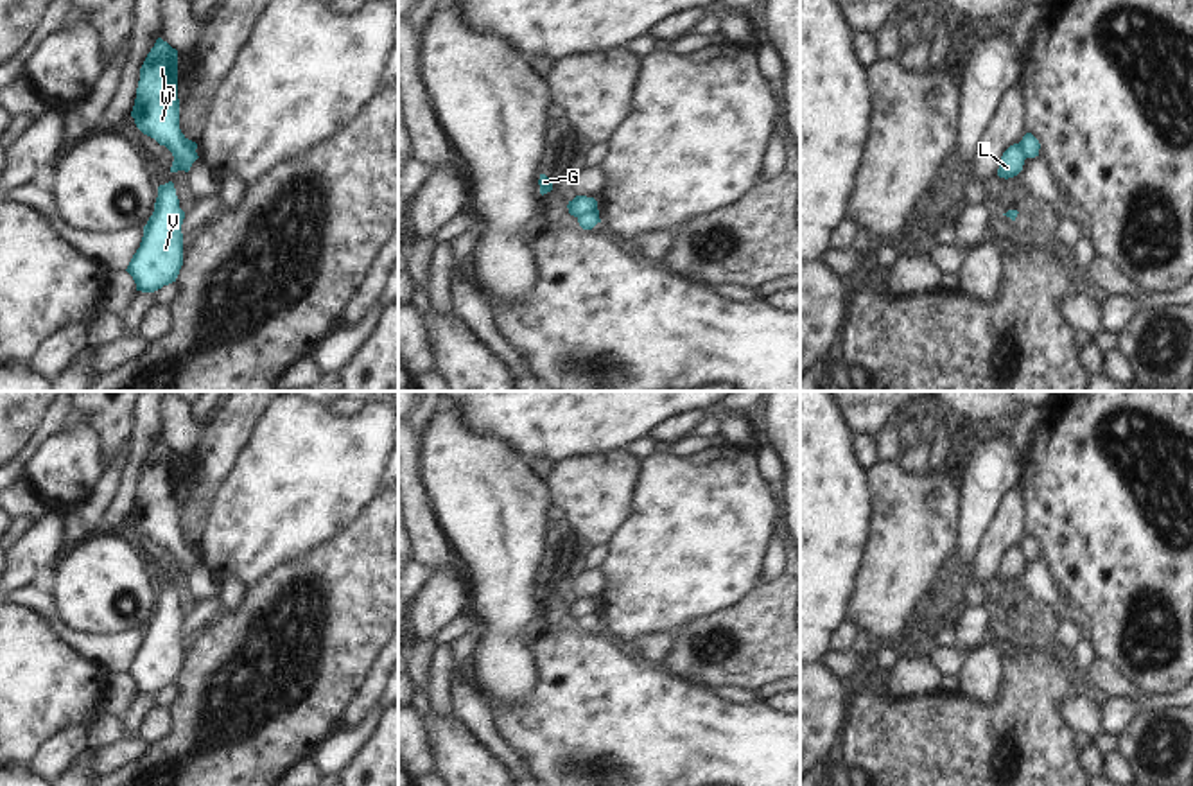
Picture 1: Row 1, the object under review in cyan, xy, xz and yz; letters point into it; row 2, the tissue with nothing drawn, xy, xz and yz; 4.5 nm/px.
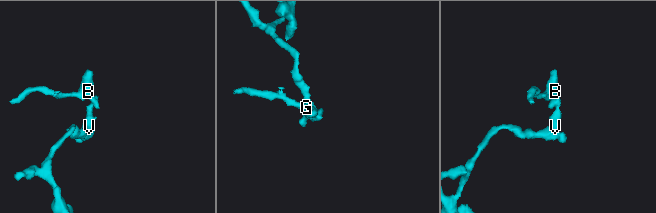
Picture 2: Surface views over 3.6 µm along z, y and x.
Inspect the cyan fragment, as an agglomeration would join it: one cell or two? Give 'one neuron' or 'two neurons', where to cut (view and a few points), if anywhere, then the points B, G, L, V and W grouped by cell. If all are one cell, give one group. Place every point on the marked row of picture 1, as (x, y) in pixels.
two neurons; cut in xz along (596, 209), (578, 218); B G L W / V

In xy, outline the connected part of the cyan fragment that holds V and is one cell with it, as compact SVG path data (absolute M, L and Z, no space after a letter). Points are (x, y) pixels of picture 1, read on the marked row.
M174 183L160 185L140 248L126 269L136 284L136 291L154 293L176 282L183 266L183 219L185 212L179 208Z

